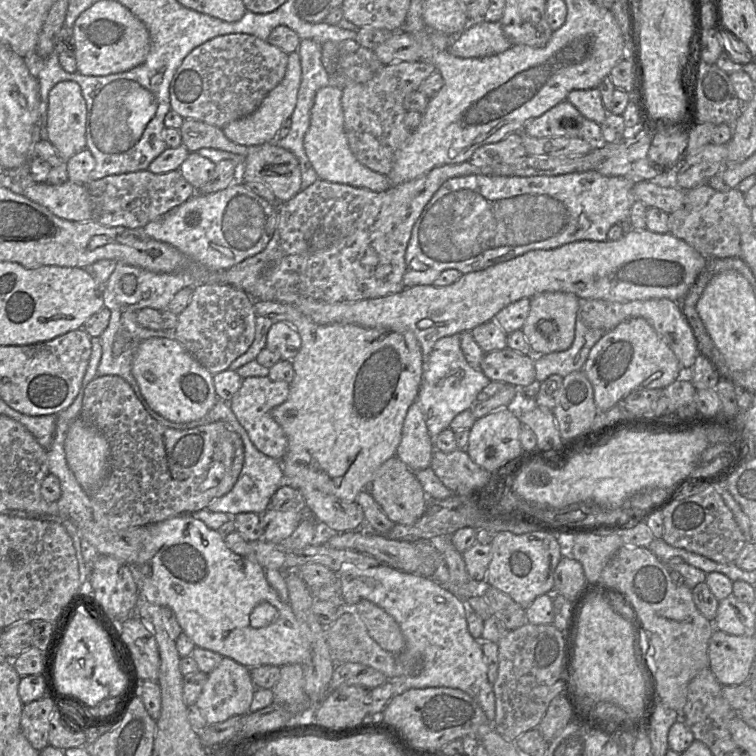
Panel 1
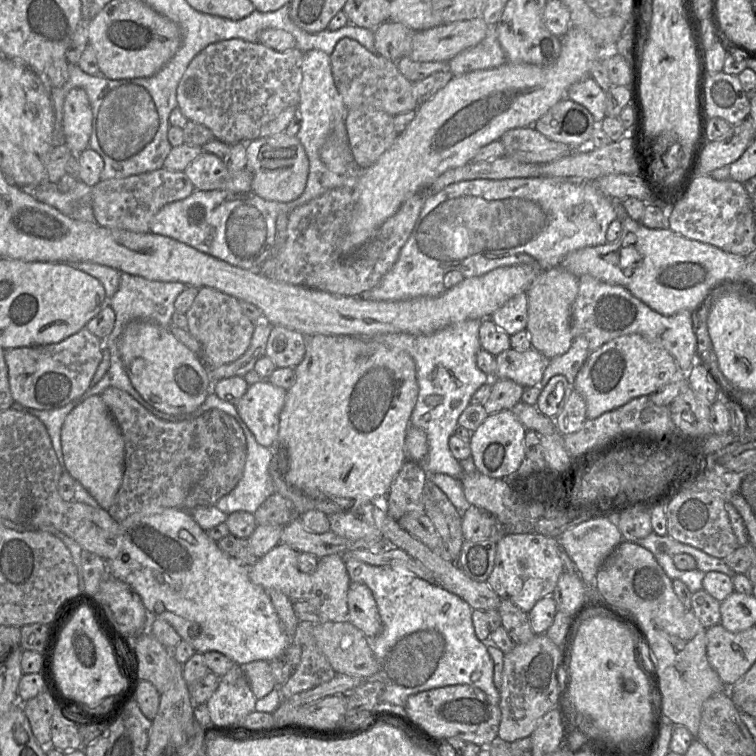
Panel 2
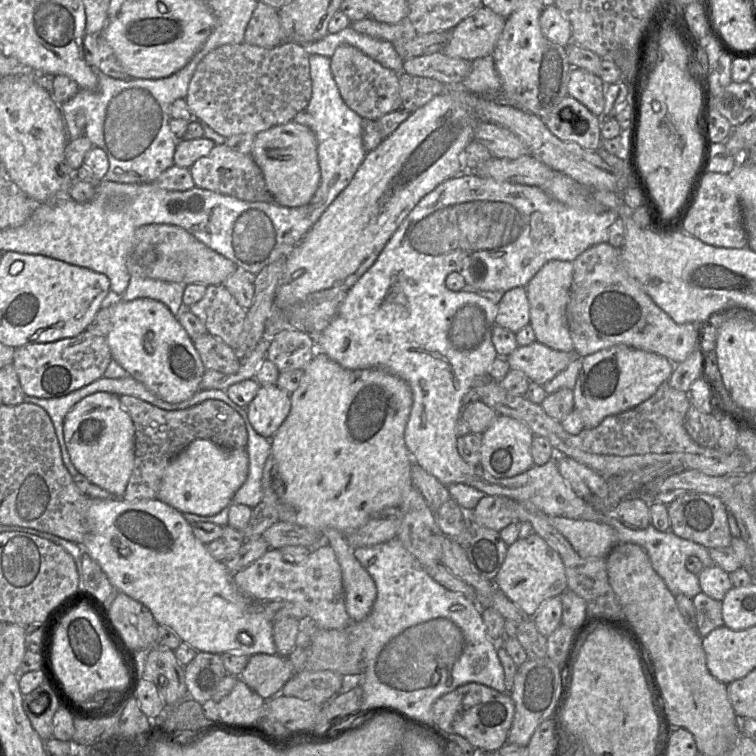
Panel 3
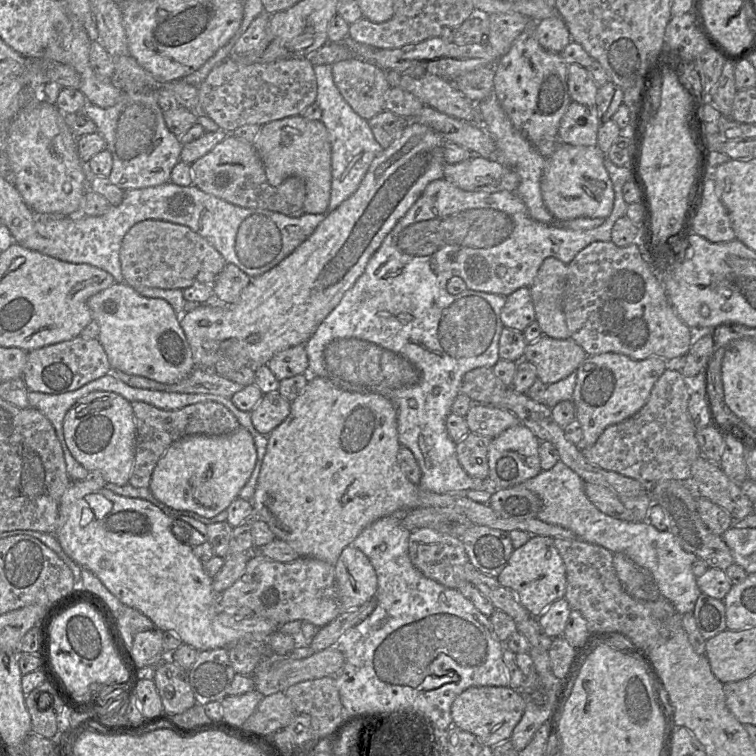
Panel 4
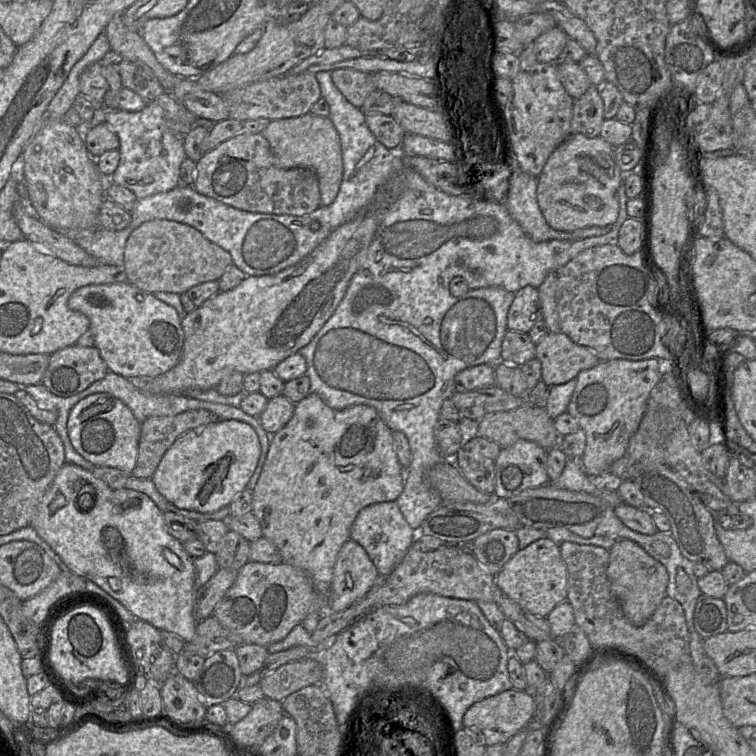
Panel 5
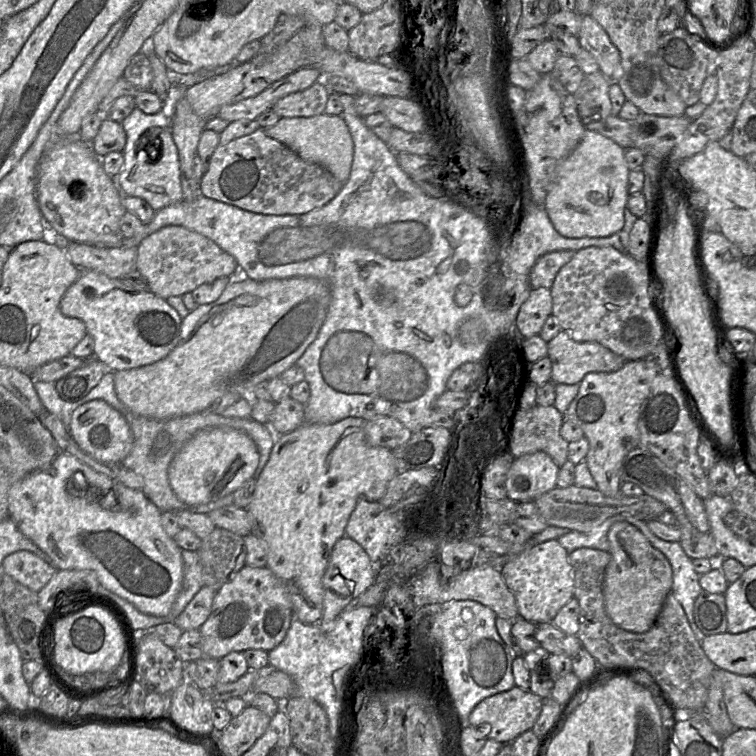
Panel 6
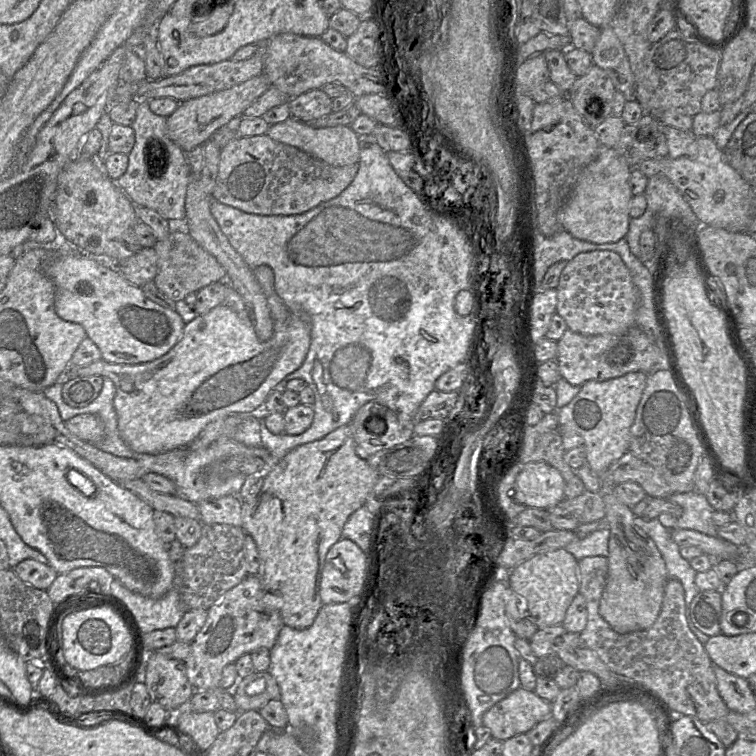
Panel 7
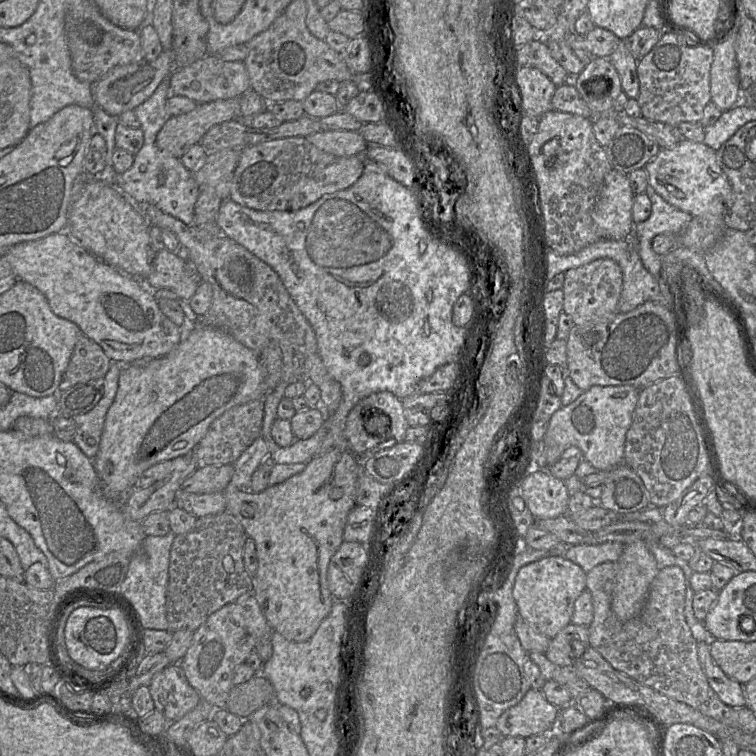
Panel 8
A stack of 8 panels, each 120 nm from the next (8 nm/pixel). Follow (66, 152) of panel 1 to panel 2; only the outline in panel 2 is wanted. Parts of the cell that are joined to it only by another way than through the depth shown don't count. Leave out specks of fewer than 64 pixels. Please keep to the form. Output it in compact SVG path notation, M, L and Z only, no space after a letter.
M73 88L63 106L64 144L73 155L79 155L89 145L92 130L92 110L84 89Z

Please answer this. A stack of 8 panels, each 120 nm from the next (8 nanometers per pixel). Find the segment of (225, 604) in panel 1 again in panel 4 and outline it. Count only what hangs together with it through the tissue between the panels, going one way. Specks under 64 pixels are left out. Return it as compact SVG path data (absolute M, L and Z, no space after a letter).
M86 480L72 481L64 492L59 505L58 528L54 533L62 550L81 568L92 572L123 605L136 609L143 615L148 617L161 631L173 632L184 644L196 649L197 651L212 650L217 648L228 648L237 643L248 643L254 645L262 654L269 654L269 646L267 639L265 641L242 641L245 640L244 634L236 630L222 626L216 621L216 614L219 611L219 595L217 595L212 587L213 579L205 571L203 562L194 554L193 548L188 544L180 542L172 533L173 517L166 515L160 508L151 502L140 498L128 498L119 496L112 491L99 487L94 482Z

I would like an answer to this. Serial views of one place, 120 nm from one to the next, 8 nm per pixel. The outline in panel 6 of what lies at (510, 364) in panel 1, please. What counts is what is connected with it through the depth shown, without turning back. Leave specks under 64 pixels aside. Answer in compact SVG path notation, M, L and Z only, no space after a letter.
M561 330L547 342L551 360L551 381L554 384L576 384L590 372L613 372L626 360L597 342L576 342Z

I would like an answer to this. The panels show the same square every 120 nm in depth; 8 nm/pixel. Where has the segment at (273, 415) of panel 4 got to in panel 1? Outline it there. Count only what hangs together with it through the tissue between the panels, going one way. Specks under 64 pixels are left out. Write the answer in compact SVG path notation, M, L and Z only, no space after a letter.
M248 377L242 380L239 390L228 402L240 425L246 430L253 445L263 454L282 460L288 447L287 437L281 426L272 418L271 410L286 401L290 384L272 381L266 377Z

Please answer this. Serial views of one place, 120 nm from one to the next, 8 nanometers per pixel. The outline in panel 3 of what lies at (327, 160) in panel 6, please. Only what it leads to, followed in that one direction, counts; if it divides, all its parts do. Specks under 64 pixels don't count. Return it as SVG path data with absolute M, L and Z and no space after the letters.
M293 120L255 135L251 156L261 169L272 201L287 207L305 205L315 194L321 178L317 140L312 129Z

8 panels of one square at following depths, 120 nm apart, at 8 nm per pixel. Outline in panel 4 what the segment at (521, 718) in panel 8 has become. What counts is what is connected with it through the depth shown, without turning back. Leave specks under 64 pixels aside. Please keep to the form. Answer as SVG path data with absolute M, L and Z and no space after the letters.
M472 686L456 697L451 706L451 716L456 727L474 734L488 749L510 740L524 709L525 702L518 690L500 686Z

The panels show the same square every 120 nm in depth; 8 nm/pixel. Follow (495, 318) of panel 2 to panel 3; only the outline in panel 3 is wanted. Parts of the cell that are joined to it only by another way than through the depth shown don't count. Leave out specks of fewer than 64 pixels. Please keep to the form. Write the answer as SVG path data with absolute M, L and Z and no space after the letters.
M515 287L500 295L495 323L513 333L528 325L530 306L525 287Z

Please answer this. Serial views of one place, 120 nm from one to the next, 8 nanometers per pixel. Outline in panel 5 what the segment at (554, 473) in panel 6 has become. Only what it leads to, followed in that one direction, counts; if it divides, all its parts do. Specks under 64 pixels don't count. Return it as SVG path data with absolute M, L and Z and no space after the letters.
M520 439L512 446L501 448L495 462L495 490L496 497L508 499L522 491L537 488L550 483L546 471L547 450L539 444Z

